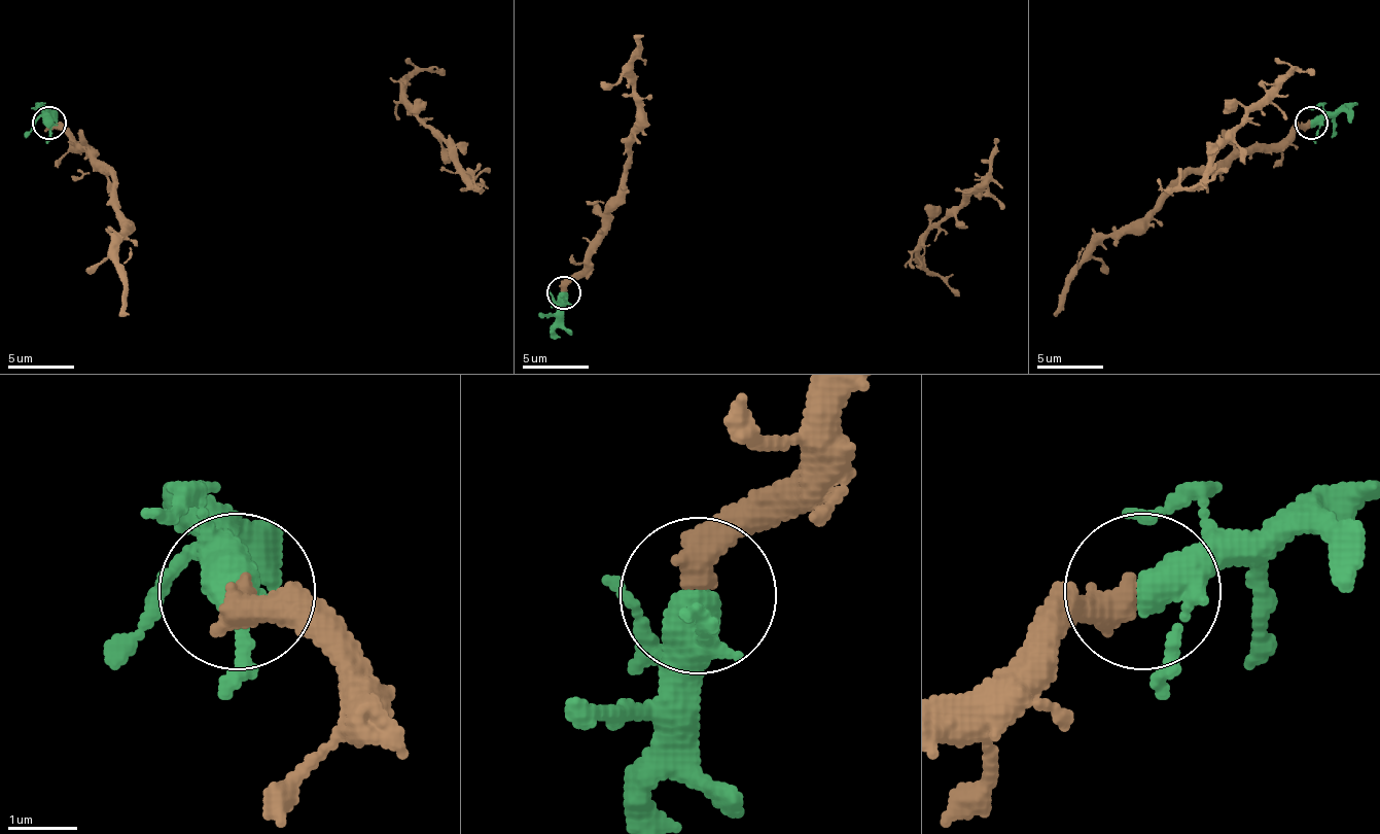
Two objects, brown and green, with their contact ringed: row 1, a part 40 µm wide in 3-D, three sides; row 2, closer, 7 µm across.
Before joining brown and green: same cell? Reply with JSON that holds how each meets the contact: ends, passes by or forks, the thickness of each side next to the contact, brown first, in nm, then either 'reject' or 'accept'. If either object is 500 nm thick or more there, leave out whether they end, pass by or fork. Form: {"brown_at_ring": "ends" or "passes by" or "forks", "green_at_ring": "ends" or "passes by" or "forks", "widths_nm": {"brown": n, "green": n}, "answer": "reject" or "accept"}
{"brown_at_ring": "ends", "green_at_ring": "passes by", "widths_nm": {"brown": 460, "green": 400}, "answer": "accept"}

